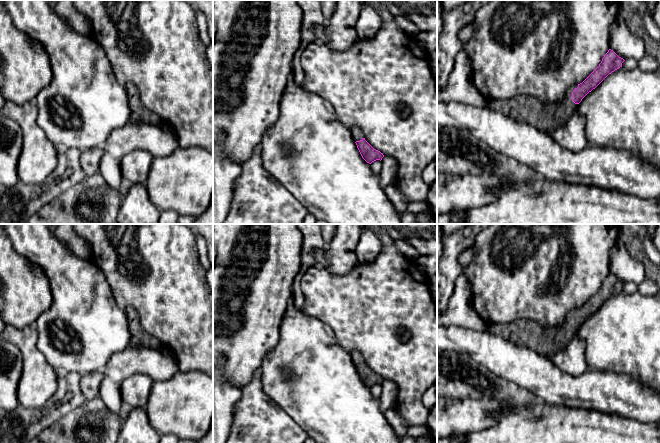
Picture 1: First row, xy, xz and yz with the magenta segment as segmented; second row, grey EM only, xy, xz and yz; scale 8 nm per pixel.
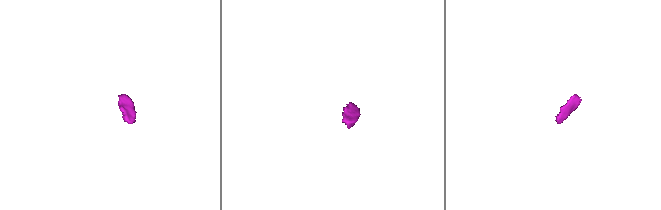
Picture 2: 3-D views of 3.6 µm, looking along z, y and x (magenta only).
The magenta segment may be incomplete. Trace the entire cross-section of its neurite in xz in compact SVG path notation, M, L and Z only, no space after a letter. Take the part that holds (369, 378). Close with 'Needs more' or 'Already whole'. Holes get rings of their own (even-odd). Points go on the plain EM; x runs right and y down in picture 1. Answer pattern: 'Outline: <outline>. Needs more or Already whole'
Outline: M359 351L350 352L352 361L357 369L357 372L362 382L369 388L376 384L382 384L383 377L374 373L364 362L364 358Z. Needs more

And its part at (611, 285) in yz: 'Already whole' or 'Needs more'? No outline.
Needs more

